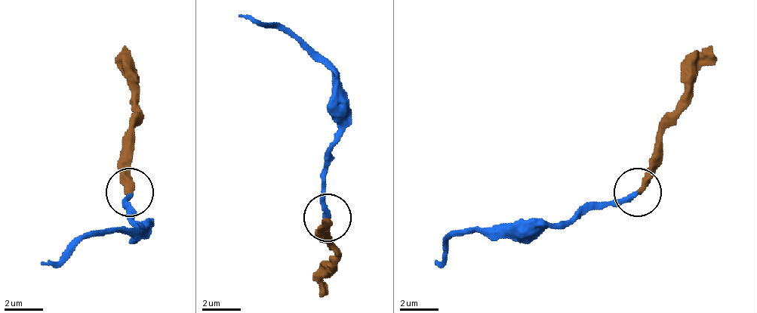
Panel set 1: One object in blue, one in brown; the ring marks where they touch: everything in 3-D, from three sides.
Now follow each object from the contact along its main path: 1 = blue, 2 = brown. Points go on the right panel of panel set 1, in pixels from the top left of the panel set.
1: (638, 191), (591, 200), (557, 224), (500, 224), (461, 229), (437, 263)
2: (638, 191), (687, 71), (711, 47)

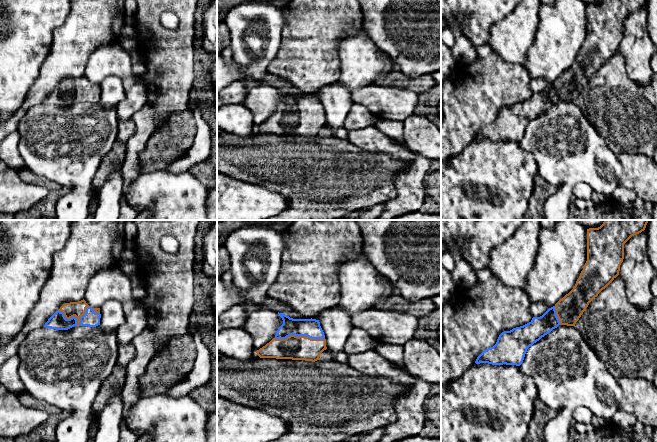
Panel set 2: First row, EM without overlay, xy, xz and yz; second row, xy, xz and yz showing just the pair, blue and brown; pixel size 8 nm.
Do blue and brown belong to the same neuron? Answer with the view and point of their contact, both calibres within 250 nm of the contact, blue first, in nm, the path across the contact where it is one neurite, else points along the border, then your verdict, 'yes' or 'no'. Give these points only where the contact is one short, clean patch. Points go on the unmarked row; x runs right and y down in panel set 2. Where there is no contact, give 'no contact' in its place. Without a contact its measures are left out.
xy (76, 95) | 130/120 nm | across xy (57, 97), (76, 95), (77, 85) | yes

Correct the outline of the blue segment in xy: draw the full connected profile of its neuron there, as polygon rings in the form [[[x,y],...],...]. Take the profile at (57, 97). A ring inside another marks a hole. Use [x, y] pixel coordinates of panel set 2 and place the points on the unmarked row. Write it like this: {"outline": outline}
{"outline": [[[83,75],[63,80],[44,103],[56,106],[68,106],[77,101],[96,103],[100,101],[100,94],[100,84],[90,83]]]}

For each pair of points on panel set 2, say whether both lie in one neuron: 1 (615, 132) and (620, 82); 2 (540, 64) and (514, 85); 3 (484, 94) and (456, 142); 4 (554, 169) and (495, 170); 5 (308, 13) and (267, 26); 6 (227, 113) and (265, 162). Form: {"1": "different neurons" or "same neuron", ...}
{"1": "same neuron", "2": "different neurons", "3": "same neuron", "4": "different neurons", "5": "different neurons", "6": "different neurons"}

